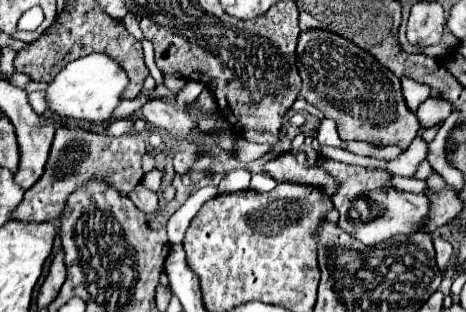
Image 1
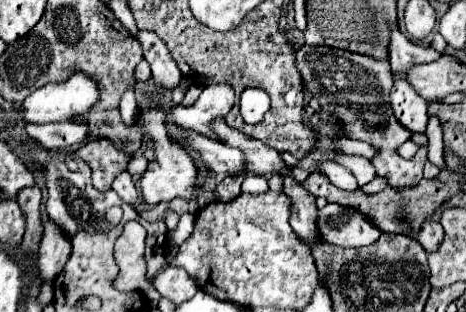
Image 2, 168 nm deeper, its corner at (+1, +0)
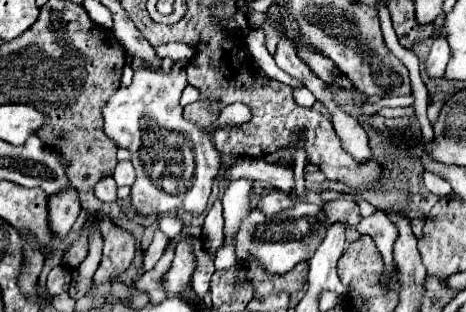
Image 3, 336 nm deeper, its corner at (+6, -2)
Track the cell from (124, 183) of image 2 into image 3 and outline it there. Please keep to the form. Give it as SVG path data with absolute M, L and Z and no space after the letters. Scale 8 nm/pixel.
M106 178L106 180L100 180L94 188L94 194L96 198L100 198L102 202L116 202L116 192L118 192L118 186L116 186L116 180L114 178Z

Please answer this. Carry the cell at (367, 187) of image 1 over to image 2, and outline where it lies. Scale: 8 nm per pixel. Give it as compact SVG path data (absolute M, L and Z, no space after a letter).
M337 204L325 206L317 212L317 232L323 242L345 248L369 246L381 236L381 232L357 210Z

